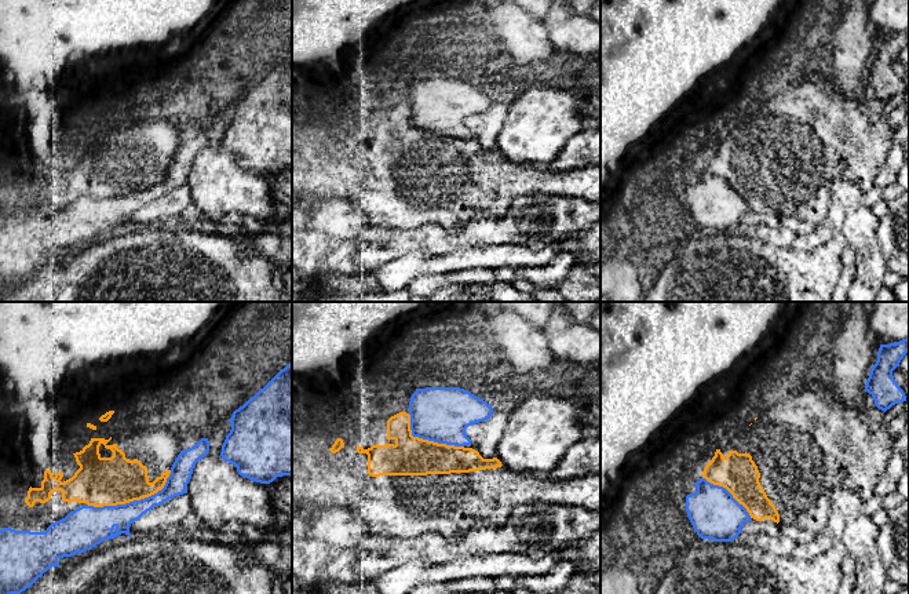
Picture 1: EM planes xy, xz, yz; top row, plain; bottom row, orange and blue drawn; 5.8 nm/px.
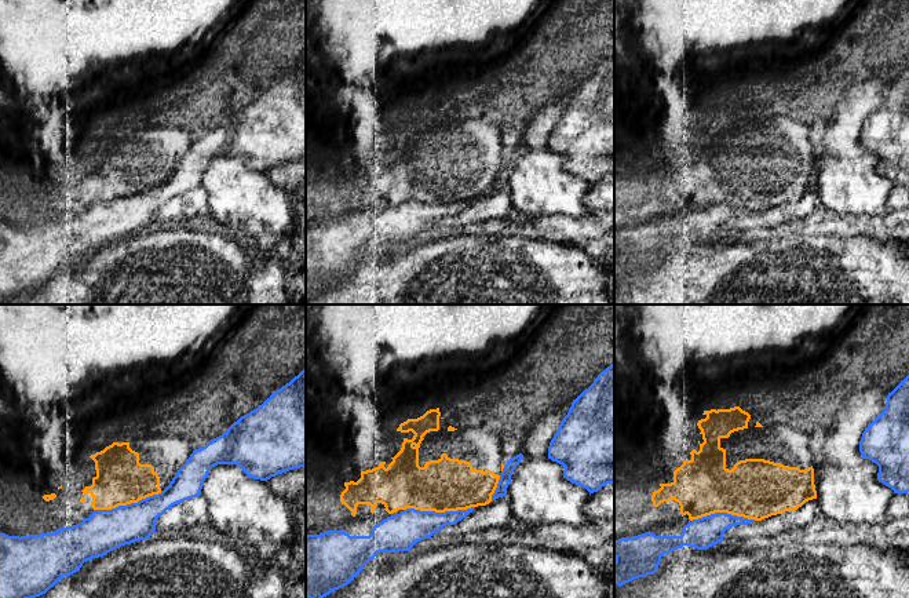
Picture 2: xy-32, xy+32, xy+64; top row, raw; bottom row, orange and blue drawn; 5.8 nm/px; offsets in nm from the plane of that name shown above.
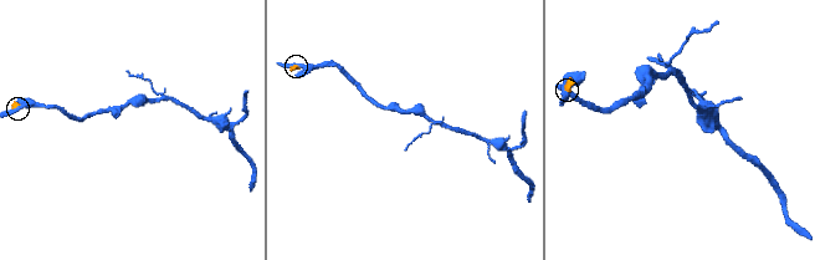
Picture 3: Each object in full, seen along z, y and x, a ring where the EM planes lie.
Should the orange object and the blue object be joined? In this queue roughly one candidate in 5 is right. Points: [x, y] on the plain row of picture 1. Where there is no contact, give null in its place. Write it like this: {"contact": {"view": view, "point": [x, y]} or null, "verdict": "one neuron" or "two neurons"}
{"contact": {"view": "xy", "point": [134, 190]}, "verdict": "two neurons"}

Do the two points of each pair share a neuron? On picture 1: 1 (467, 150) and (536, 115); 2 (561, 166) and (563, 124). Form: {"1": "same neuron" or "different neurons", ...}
{"1": "different neurons", "2": "different neurons"}

